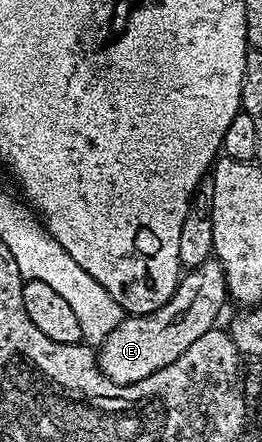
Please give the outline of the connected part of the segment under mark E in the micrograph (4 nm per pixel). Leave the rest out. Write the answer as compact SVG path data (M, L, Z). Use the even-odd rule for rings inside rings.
M209 257L197 267L185 270L166 305L149 315L124 317L104 342L99 344L100 372L115 383L133 383L170 365L170 361L180 357L198 337L202 337L202 333L217 326L216 318L227 299L226 277L216 258Z

